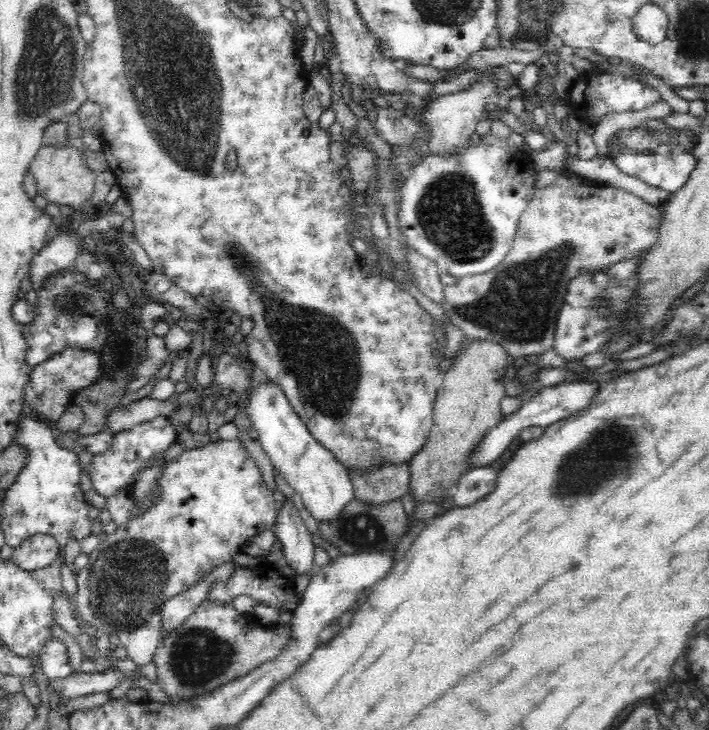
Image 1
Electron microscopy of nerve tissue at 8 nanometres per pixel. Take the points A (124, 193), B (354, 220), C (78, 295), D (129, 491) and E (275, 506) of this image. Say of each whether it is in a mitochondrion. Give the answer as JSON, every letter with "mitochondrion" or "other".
{"A":"other","B":"other","C":"mitochondrion","D":"other","E":"other"}

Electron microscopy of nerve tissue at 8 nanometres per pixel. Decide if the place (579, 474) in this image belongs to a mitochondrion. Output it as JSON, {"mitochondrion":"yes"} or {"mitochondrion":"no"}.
{"mitochondrion":"yes"}

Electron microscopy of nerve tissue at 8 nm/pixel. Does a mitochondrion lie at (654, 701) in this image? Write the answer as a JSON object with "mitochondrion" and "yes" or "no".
{"mitochondrion":"no"}

